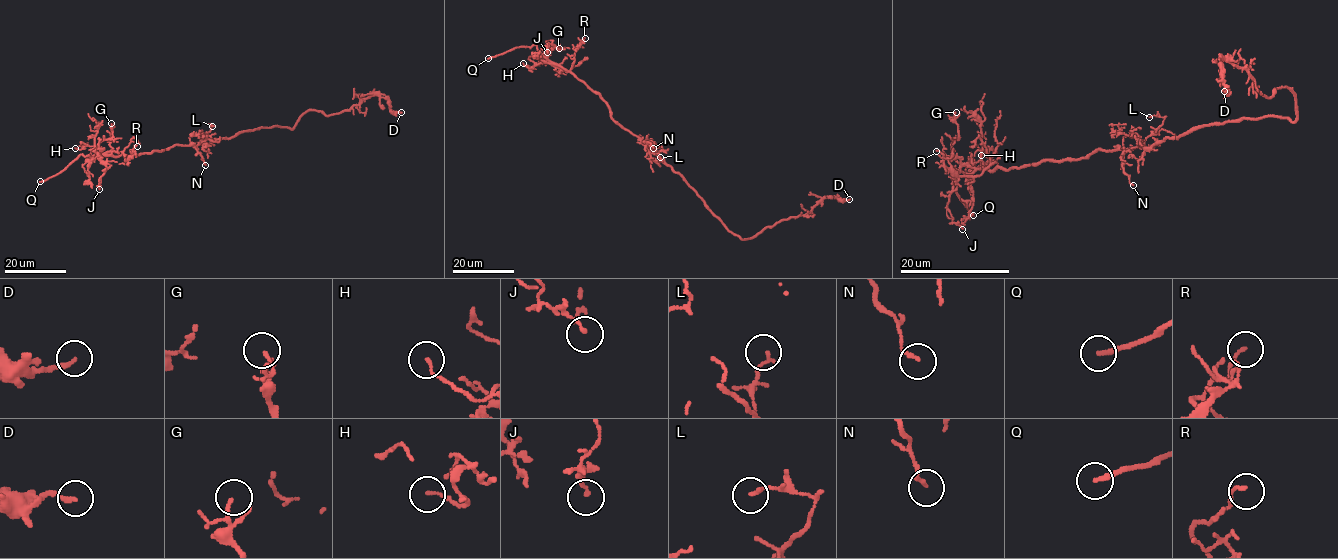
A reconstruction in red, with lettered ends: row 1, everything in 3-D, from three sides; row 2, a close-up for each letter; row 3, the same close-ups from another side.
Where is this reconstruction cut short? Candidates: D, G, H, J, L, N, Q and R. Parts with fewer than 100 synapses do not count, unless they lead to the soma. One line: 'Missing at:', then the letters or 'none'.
Missing at: Q

